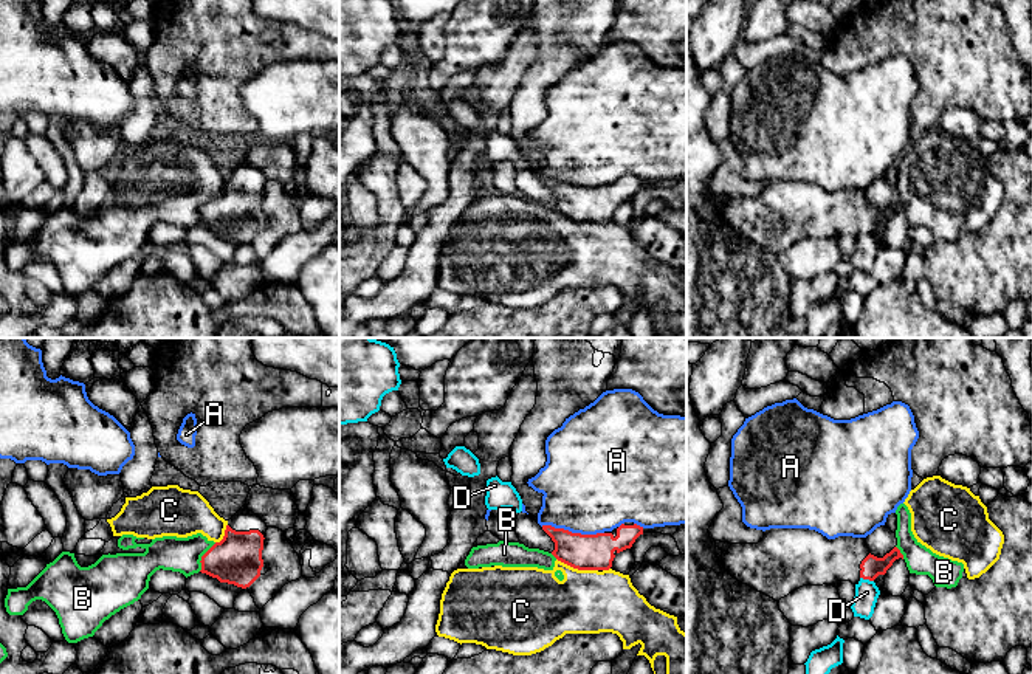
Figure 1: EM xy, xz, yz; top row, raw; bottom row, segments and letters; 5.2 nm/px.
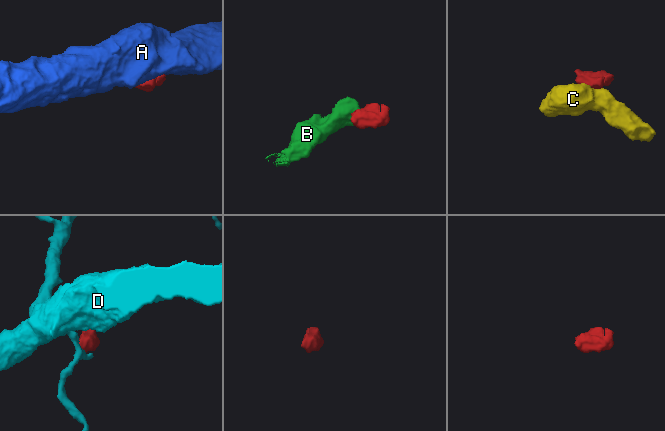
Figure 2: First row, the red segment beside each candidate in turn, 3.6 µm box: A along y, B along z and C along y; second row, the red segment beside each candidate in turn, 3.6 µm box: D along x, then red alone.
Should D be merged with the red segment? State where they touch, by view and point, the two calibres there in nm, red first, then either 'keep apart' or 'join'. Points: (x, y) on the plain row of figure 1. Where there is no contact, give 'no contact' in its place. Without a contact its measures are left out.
yz (866, 231) | 110/120 nm | keep apart

